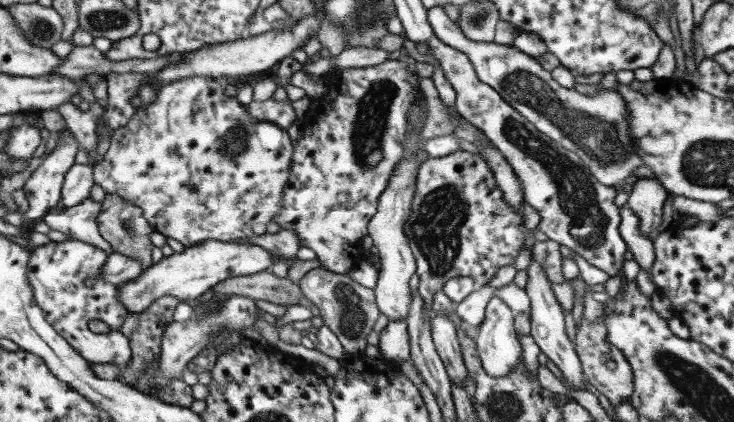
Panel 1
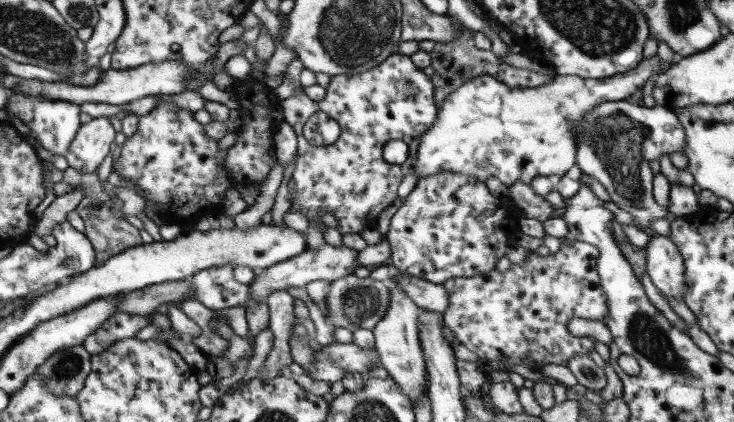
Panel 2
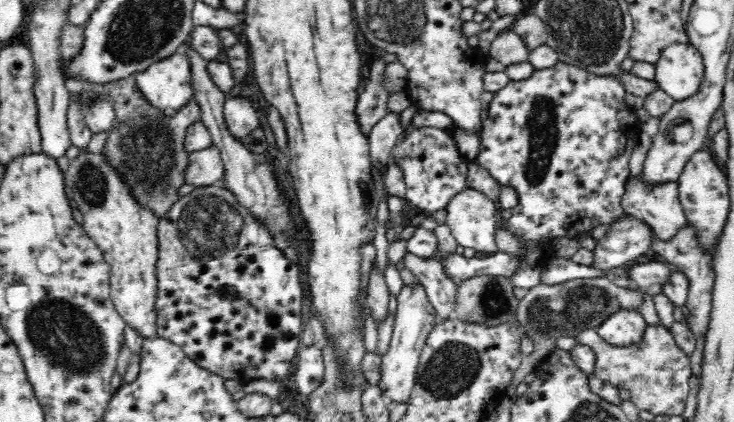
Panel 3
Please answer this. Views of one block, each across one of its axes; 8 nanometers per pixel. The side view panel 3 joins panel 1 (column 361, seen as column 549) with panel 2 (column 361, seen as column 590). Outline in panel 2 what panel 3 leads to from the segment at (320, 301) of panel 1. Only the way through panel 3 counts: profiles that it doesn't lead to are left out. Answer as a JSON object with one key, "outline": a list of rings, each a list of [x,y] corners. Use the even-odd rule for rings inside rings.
{"outline":[[[355,275],[344,276],[330,283],[329,292],[324,296],[323,315],[333,328],[372,330],[375,323],[381,320],[389,307],[391,284],[389,279],[377,281],[370,277],[357,278]]]}

